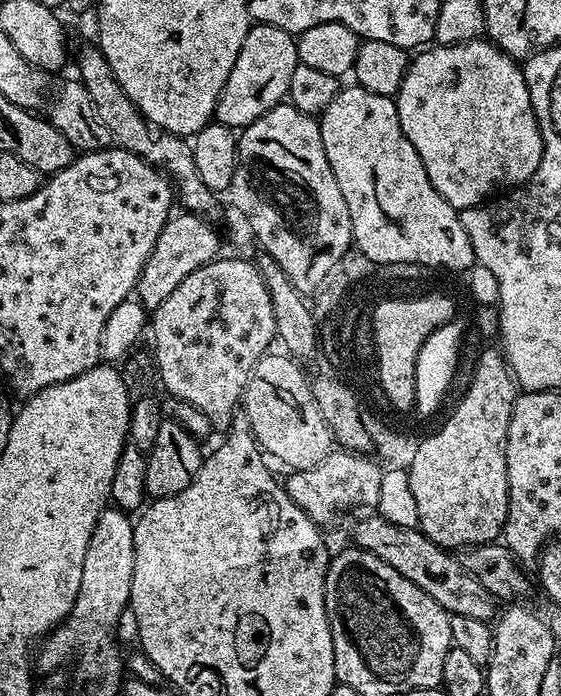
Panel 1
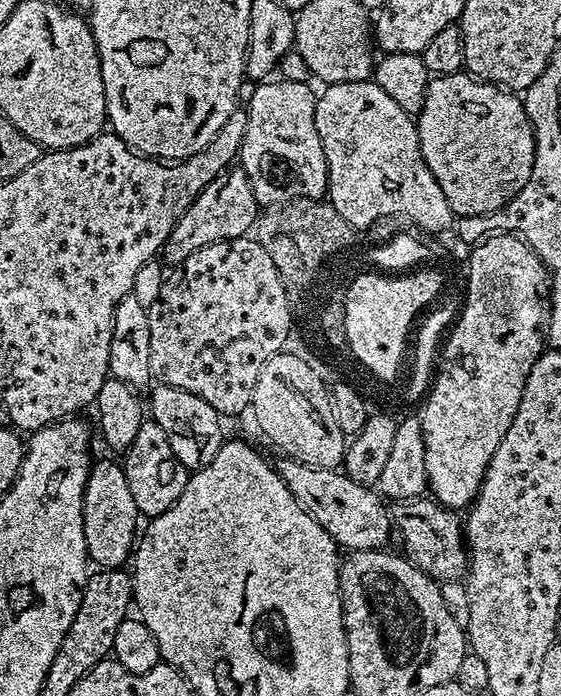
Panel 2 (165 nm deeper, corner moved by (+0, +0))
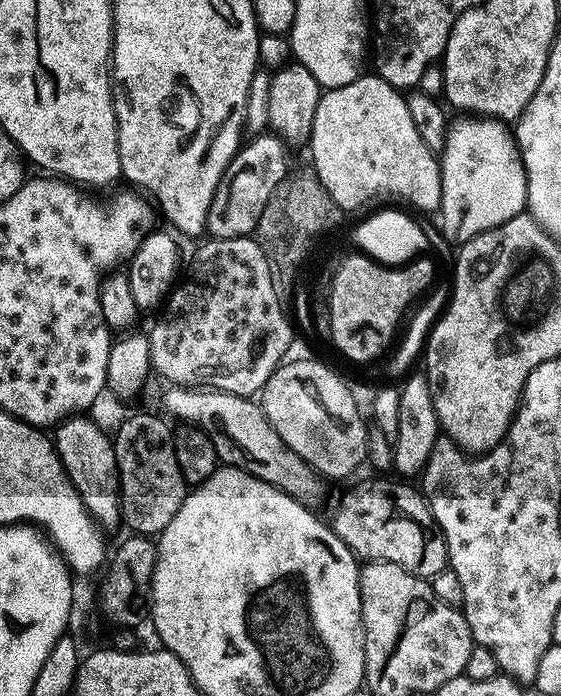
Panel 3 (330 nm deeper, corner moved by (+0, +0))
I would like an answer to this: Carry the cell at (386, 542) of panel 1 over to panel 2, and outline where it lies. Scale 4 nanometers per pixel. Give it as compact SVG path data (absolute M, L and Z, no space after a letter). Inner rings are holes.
M291 458L281 461L278 471L290 494L294 494L302 510L306 510L306 514L310 514L310 518L314 518L341 549L374 552L387 545L384 543L388 540L388 528L390 532L390 512L387 507L384 509L385 501L369 485L354 482L336 468L315 468L313 464Z

